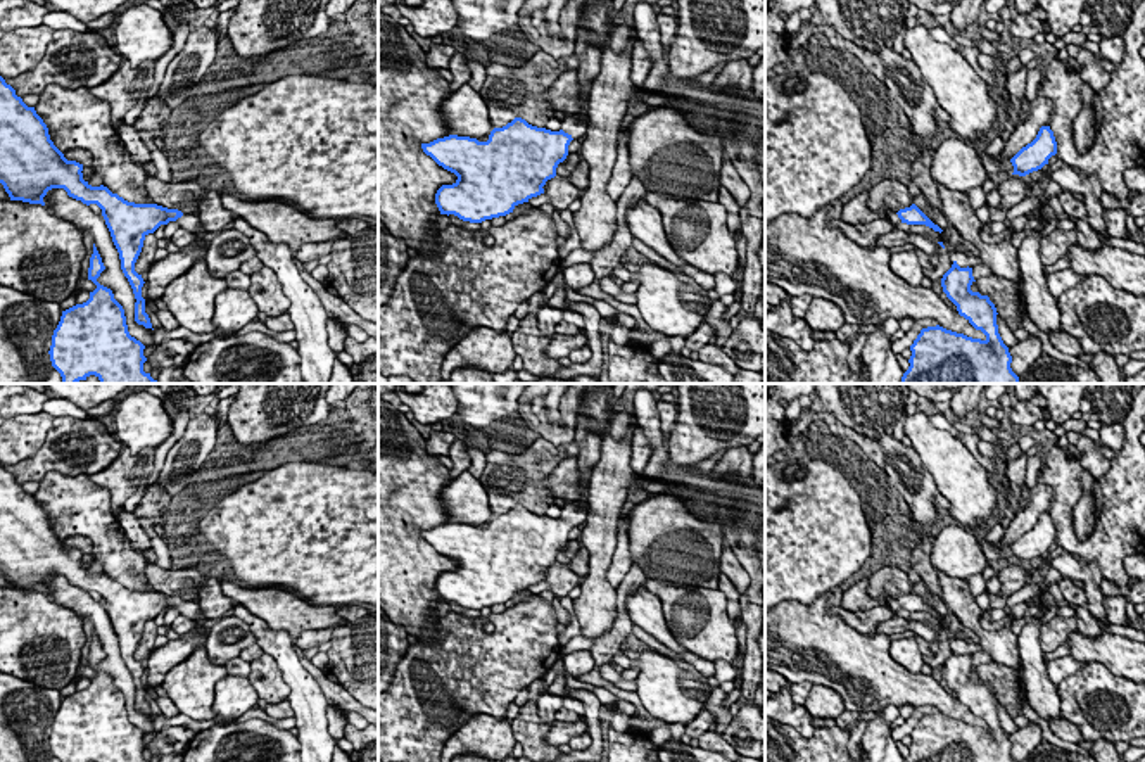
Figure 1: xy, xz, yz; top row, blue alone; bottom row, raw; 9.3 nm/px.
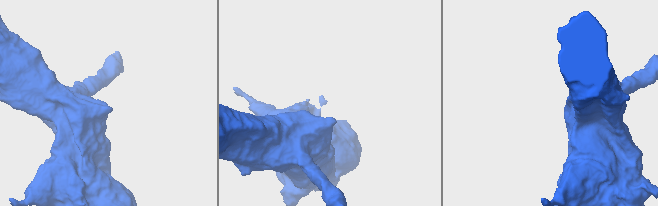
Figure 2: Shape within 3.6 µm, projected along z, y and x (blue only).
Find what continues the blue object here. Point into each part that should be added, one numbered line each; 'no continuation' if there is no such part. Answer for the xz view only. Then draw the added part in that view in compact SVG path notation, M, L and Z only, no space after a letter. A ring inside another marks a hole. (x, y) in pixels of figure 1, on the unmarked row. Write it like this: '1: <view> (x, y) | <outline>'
1: xz (575, 512) | M587 499L566 501L566 505L561 508L561 517L577 527L580 524L585 524L587 513L589 513Z

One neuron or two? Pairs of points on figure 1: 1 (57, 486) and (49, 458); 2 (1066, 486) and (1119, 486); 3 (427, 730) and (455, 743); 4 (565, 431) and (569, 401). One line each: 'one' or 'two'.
1: two
2: one
3: two
4: one

